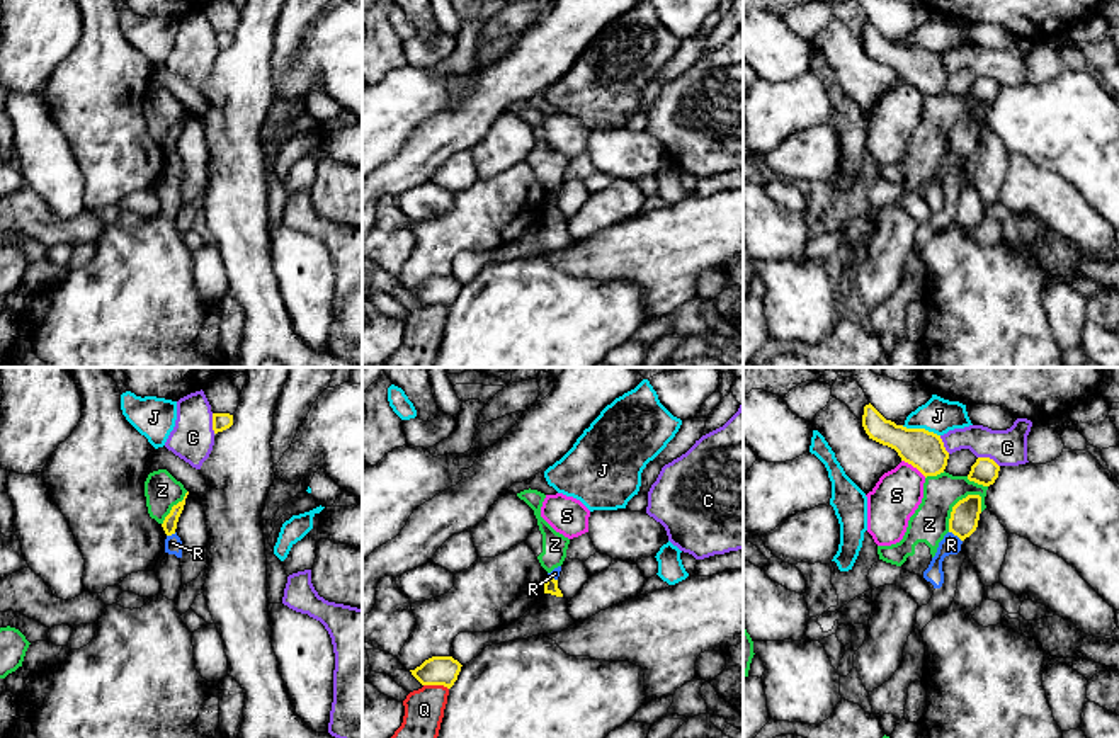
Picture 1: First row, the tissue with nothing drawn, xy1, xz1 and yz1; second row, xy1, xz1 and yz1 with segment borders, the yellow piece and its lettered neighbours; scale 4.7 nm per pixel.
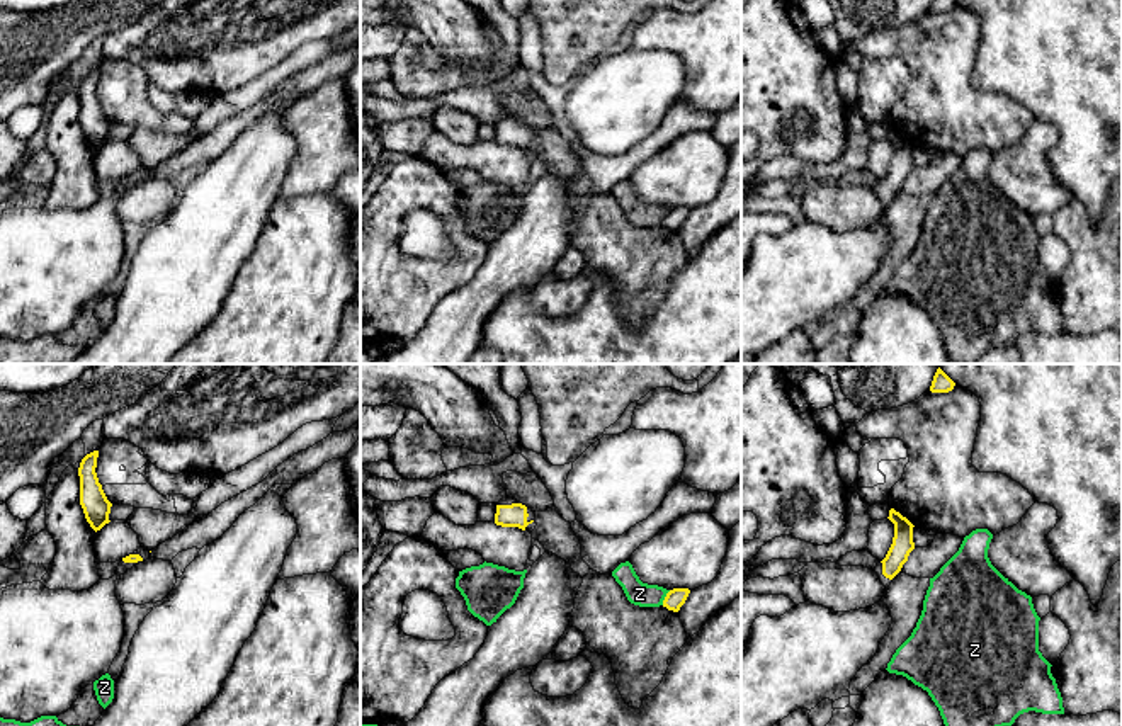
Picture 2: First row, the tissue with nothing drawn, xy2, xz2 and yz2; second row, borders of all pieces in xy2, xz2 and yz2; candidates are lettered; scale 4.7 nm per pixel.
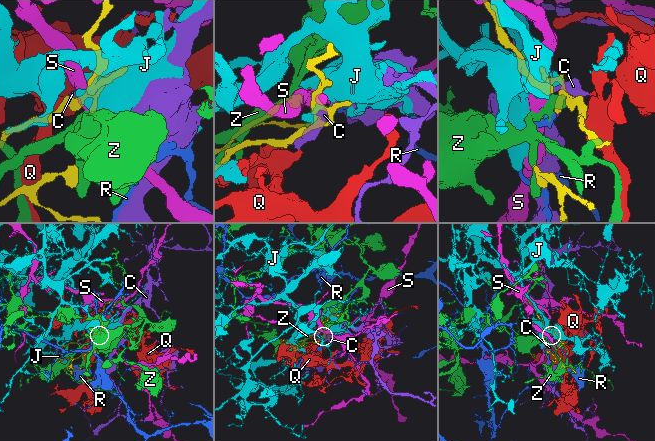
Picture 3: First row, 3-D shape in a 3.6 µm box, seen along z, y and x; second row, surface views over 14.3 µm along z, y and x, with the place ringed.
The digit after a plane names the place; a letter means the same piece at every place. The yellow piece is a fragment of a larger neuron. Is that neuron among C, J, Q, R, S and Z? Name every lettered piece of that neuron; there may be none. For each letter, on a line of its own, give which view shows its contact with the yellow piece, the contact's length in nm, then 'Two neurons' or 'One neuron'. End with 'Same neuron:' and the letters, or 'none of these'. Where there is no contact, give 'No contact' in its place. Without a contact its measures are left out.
C: Touches yellow in yz1. Shared border 120 nm. Two neurons
J: Touches yellow in yz1. Shared border 190 nm. Two neurons
Q: Touches yellow in xz1. Shared border 120 nm. Two neurons
R: Touches yellow in yz1. Shared border 80 nm. Two neurons
S: Touches yellow in yz1. Shared border 150 nm. Two neurons
Z: Touches yellow in yz1. Shared border 240 nm. Two neurons
Same neuron: none of these

